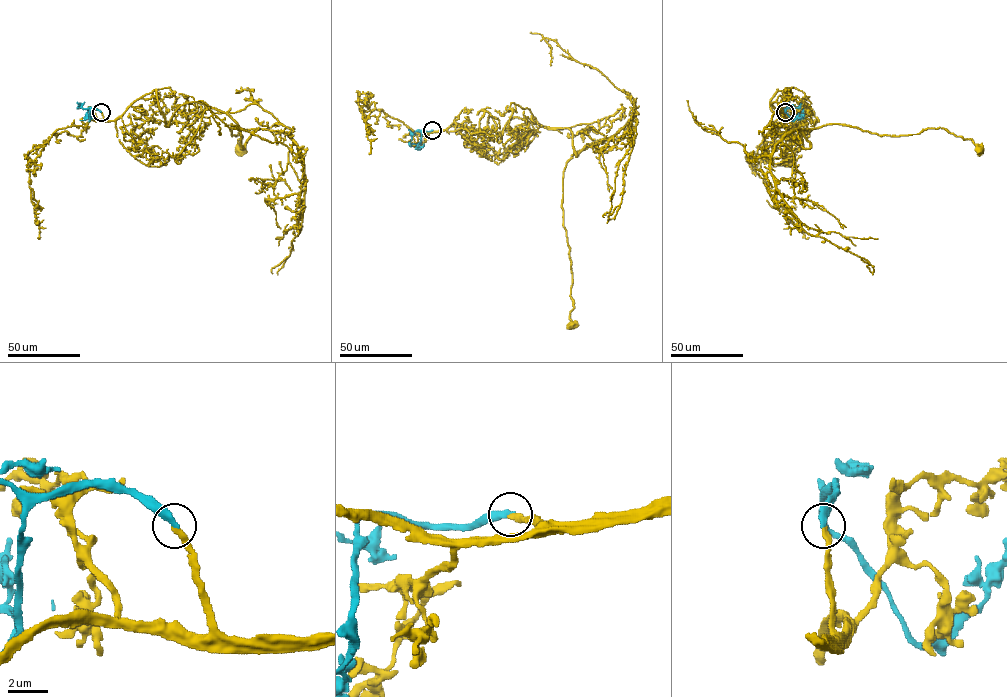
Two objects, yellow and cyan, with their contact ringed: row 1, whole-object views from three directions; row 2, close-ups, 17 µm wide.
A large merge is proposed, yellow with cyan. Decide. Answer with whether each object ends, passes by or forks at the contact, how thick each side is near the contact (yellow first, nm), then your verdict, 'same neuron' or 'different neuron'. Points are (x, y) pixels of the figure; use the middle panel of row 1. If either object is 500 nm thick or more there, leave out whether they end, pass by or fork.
yellow ends; cyan ends; calibres 280 and 360 nm; same neuron

